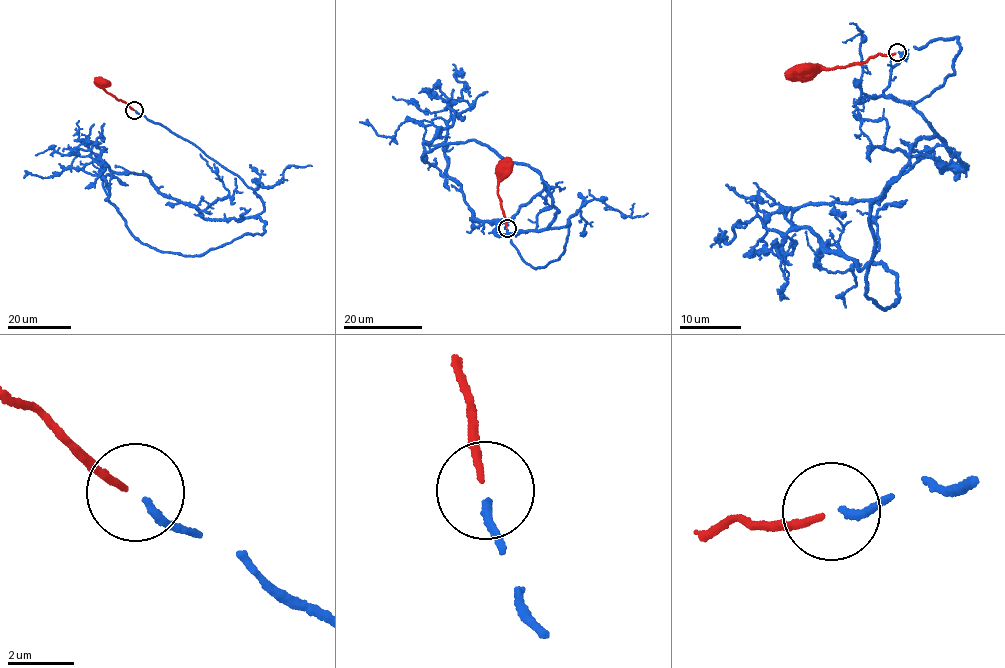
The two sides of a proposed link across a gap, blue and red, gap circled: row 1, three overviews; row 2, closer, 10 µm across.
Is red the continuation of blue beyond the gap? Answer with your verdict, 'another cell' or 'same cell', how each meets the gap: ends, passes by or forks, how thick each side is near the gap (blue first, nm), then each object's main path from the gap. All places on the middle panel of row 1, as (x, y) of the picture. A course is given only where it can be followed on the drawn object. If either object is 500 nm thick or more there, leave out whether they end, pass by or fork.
same cell; blue ends there; red ends there; 240 nm thick on the blue side, 200 nm on the other; blue runs (506, 229), (536, 268), (569, 225), (499, 236), (472, 219), (425, 159), (453, 111), (393, 96); red runs (507, 227), (497, 191), (499, 171), (503, 168)

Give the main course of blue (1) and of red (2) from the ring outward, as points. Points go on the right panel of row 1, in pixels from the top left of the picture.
1: (899, 53), (958, 39), (914, 103), (967, 167), (930, 156), (893, 178), (860, 268), (784, 233), (785, 280)
2: (895, 52), (878, 54), (858, 64), (820, 71), (810, 77), (803, 72)

